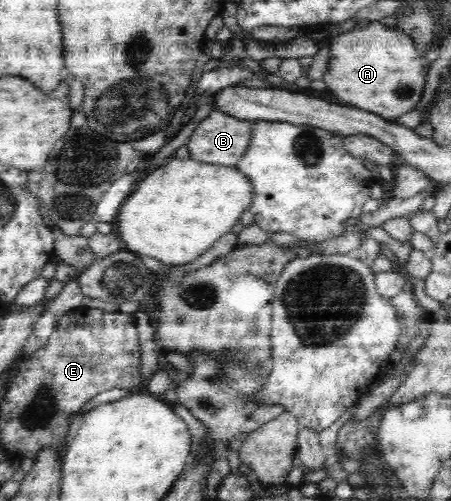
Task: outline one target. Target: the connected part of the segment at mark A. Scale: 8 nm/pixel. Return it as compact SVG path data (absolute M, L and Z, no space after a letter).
M371 22L362 30L352 29L330 40L332 40L332 44L329 44L330 58L328 58L328 68L323 78L328 84L328 90L342 104L356 106L358 109L378 114L386 120L398 118L418 106L424 94L424 86L426 86L428 65L423 56L418 53L417 44L411 36L404 34L398 28Z

